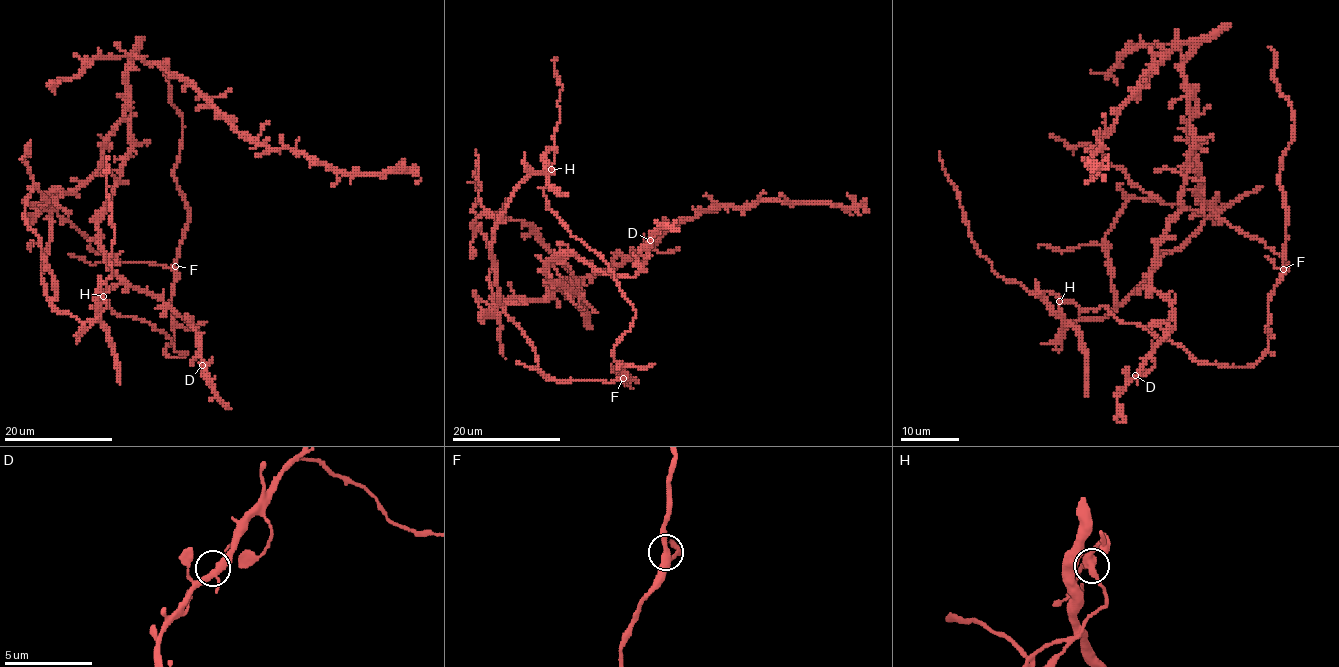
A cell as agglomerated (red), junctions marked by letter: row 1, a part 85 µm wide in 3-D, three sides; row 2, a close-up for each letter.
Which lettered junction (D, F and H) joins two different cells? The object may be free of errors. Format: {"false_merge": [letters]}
{"false_merge": ["H"]}

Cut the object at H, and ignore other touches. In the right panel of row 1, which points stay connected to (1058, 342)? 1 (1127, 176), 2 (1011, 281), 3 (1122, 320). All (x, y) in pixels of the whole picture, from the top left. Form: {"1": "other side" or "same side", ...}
{"1": "other side", "2": "other side", "3": "other side"}

